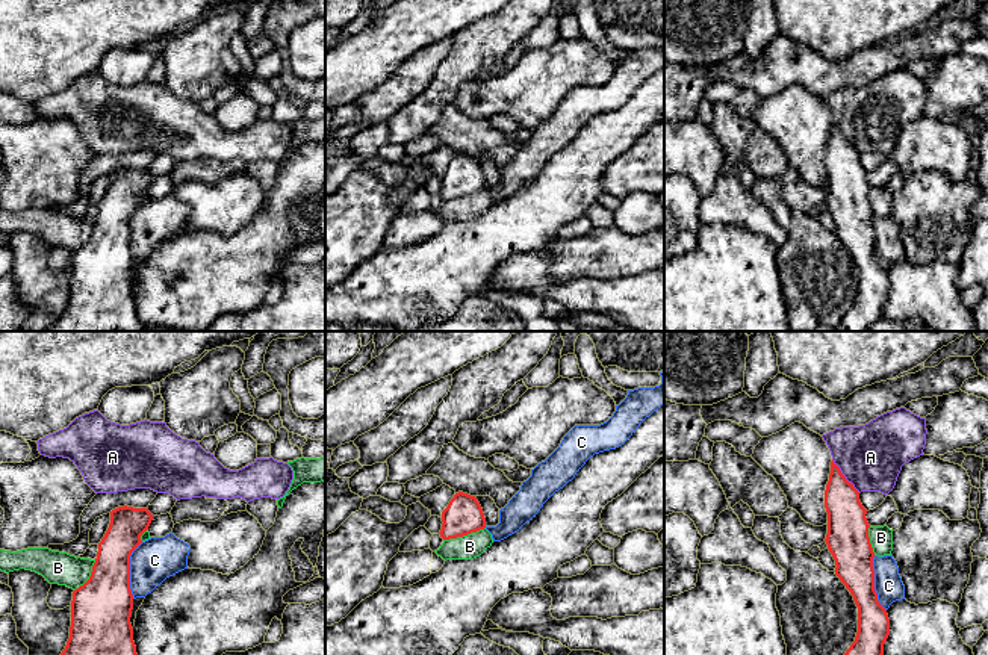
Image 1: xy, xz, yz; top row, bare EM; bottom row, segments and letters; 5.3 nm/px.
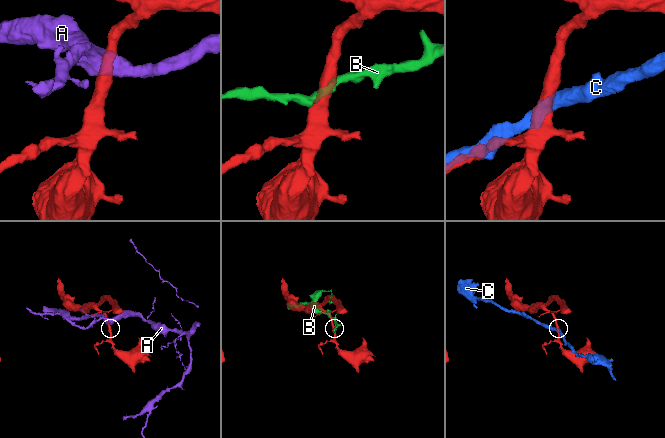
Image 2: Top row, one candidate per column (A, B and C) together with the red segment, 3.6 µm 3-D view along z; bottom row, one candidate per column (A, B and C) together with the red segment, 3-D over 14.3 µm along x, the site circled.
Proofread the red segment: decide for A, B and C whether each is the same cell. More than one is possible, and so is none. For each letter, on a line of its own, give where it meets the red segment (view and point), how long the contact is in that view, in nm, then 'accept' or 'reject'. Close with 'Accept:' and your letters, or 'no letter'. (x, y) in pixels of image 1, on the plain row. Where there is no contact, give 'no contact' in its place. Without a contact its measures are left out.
A: contact yz (843, 136); length 240 nm; reject
B: contact xz (463, 195); length 240 nm; reject
C: contact xy (129, 232); length 300 nm; reject
Accept: no letter

